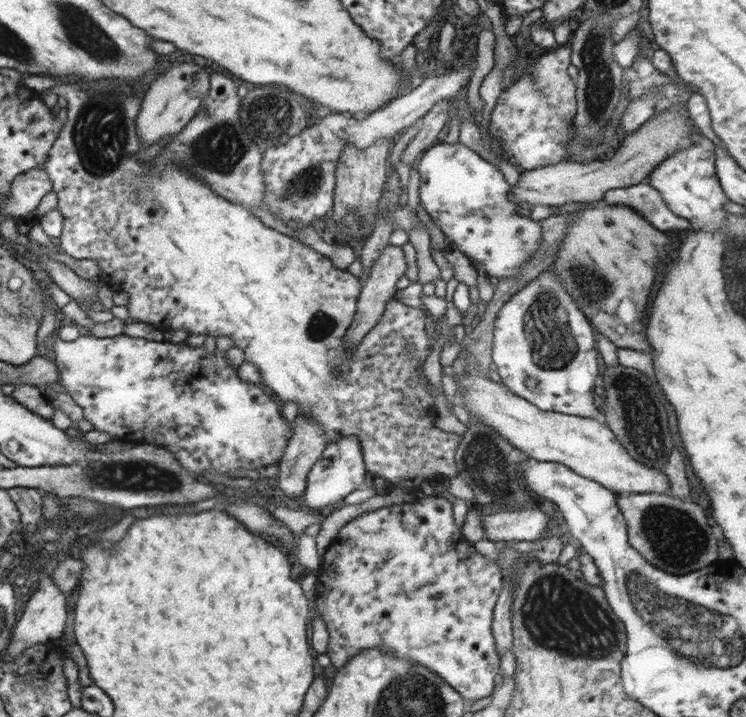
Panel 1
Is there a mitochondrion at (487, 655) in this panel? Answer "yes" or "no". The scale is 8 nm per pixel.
no

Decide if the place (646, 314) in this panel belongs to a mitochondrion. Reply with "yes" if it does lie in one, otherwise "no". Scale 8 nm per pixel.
no

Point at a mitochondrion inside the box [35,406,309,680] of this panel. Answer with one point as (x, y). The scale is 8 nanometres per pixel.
(137, 476)

